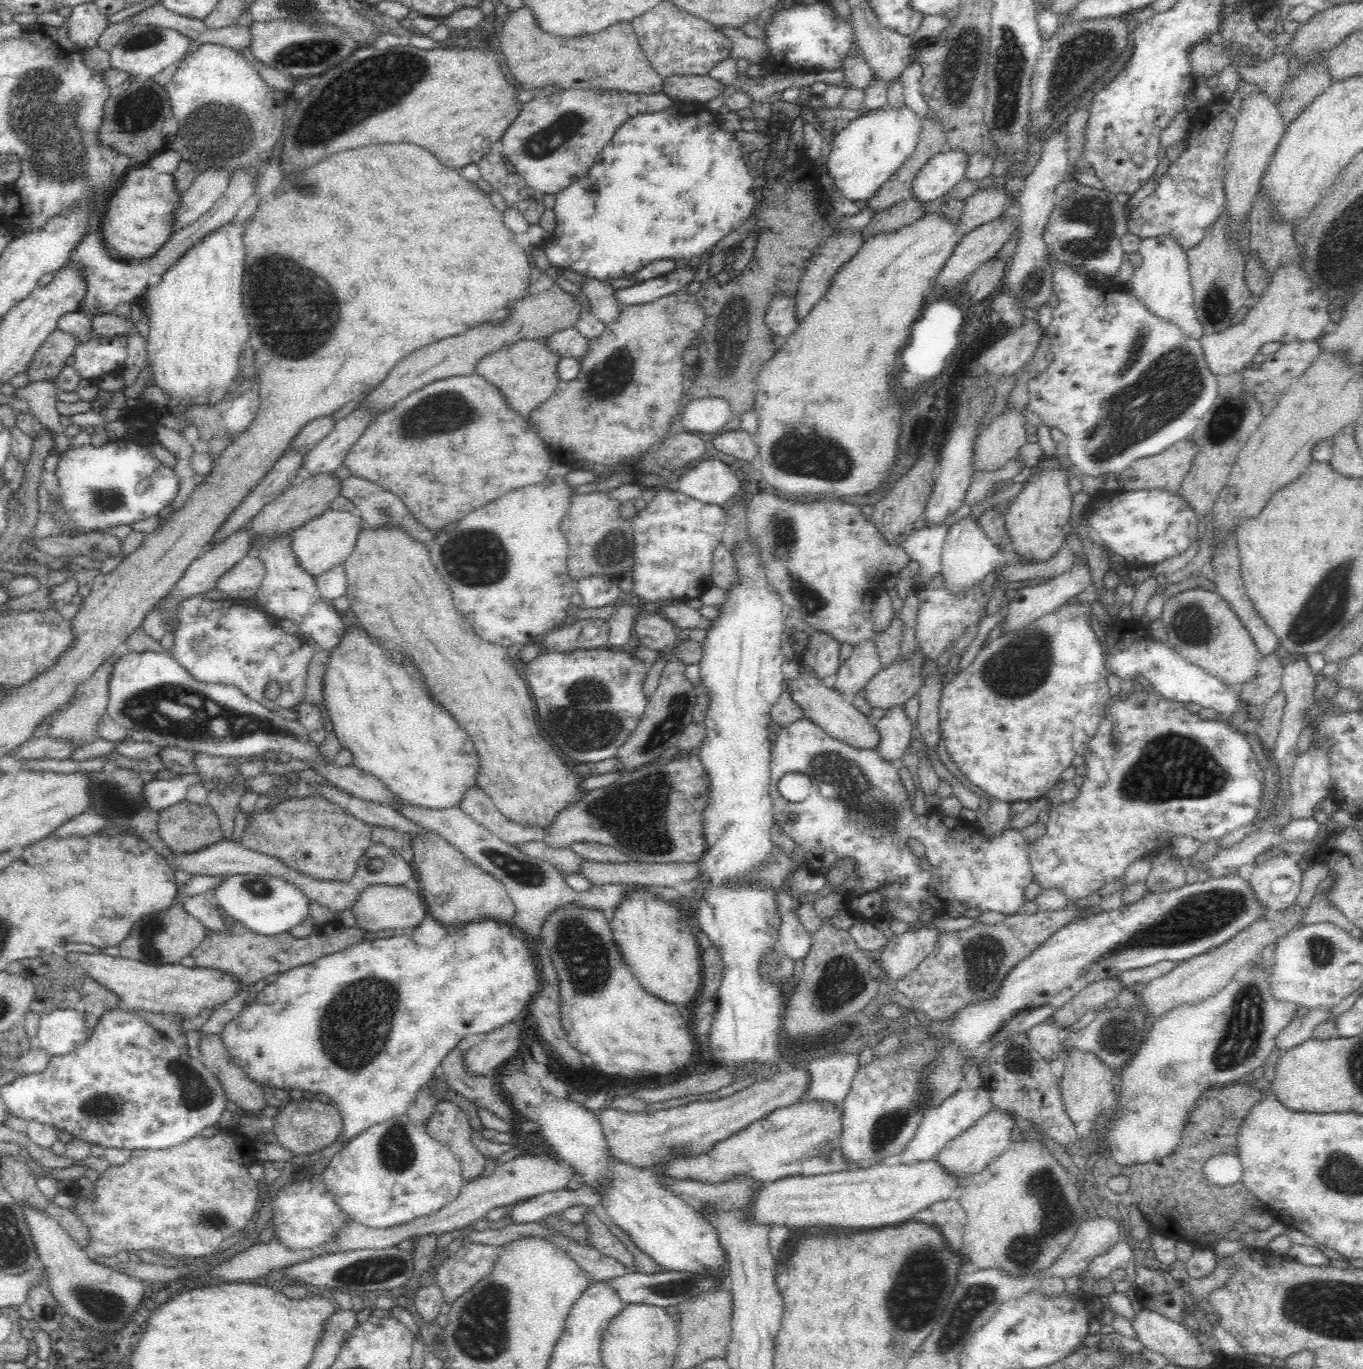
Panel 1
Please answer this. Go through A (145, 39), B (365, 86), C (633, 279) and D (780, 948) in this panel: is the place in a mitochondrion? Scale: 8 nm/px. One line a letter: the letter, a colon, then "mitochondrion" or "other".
A: mitochondrion
B: mitochondrion
C: other
D: other

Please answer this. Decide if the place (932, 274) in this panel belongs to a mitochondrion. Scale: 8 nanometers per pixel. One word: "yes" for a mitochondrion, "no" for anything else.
no

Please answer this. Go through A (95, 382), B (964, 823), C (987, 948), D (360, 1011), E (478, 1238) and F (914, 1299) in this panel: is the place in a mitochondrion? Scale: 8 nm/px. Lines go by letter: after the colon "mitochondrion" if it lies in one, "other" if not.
A: other
B: other
C: mitochondrion
D: mitochondrion
E: other
F: mitochondrion

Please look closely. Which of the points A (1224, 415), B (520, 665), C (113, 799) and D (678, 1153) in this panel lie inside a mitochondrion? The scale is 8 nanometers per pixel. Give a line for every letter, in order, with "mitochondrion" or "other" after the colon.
A: mitochondrion
B: other
C: mitochondrion
D: other

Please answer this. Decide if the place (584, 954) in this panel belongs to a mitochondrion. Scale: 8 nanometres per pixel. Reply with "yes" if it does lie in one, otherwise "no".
yes

